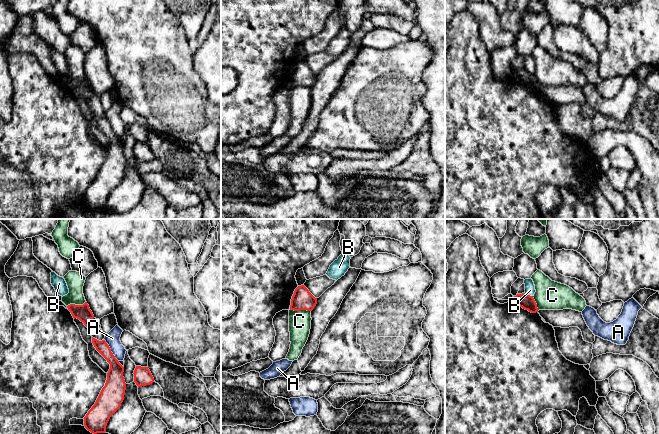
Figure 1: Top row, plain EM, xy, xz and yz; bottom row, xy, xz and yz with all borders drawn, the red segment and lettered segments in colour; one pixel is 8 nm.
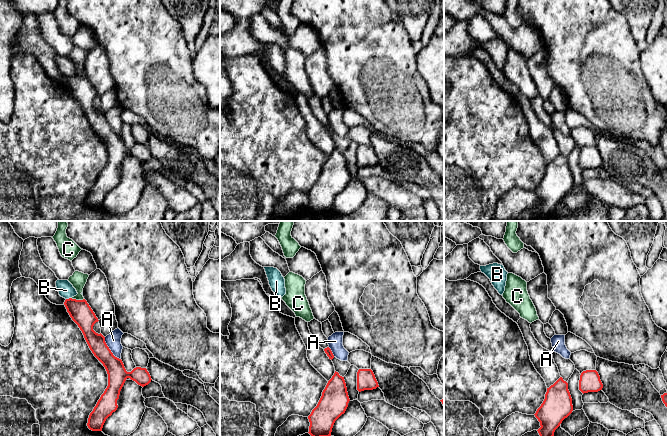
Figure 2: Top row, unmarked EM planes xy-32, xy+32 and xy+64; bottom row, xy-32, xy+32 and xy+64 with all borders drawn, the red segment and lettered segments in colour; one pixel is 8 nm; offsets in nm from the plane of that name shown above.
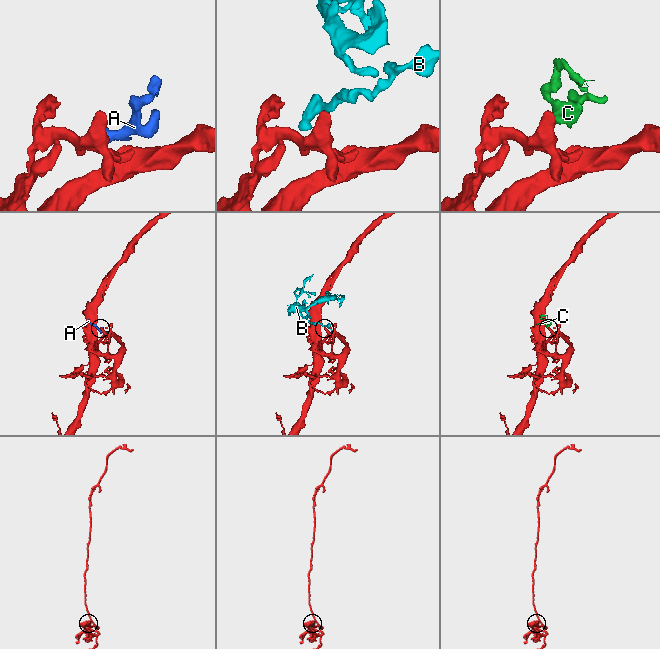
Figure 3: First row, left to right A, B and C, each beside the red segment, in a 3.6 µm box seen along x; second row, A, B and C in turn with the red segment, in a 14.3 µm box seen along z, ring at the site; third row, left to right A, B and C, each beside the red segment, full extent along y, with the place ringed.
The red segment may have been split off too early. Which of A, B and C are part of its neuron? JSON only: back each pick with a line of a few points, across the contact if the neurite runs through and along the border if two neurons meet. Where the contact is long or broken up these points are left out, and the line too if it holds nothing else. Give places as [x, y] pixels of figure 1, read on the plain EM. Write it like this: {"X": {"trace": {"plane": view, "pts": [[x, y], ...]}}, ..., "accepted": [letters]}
{"accepted": []}

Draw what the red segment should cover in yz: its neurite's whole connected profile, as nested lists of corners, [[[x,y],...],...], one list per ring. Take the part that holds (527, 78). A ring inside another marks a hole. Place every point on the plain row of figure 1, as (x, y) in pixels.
[[[522,69],[514,72],[513,75],[515,79],[522,83],[523,85],[528,86],[531,89],[538,88],[537,80],[533,72]]]

